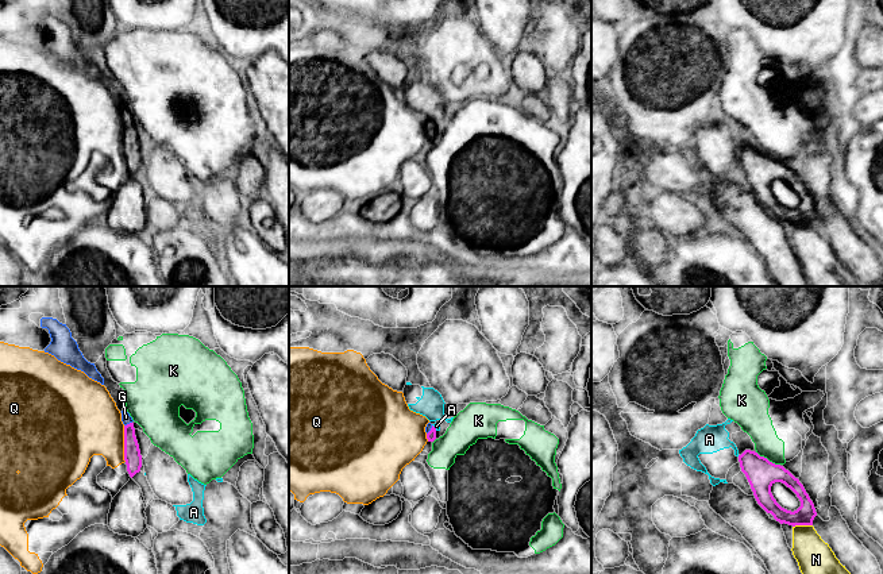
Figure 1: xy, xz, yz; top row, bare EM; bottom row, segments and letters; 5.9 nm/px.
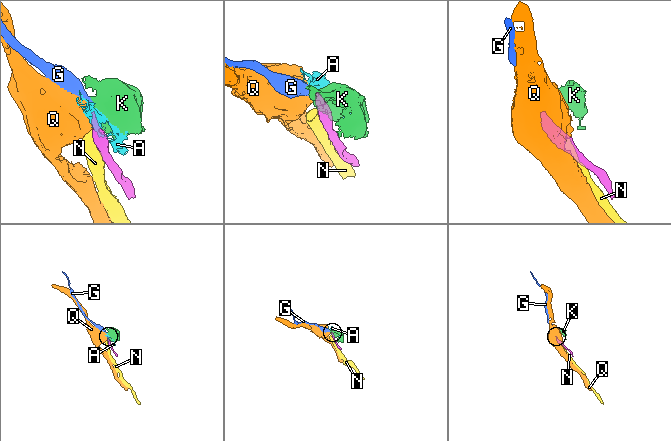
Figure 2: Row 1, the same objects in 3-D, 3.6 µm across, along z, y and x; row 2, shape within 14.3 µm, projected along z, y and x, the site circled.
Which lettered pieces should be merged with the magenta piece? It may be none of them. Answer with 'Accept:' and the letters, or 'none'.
Accept: G

